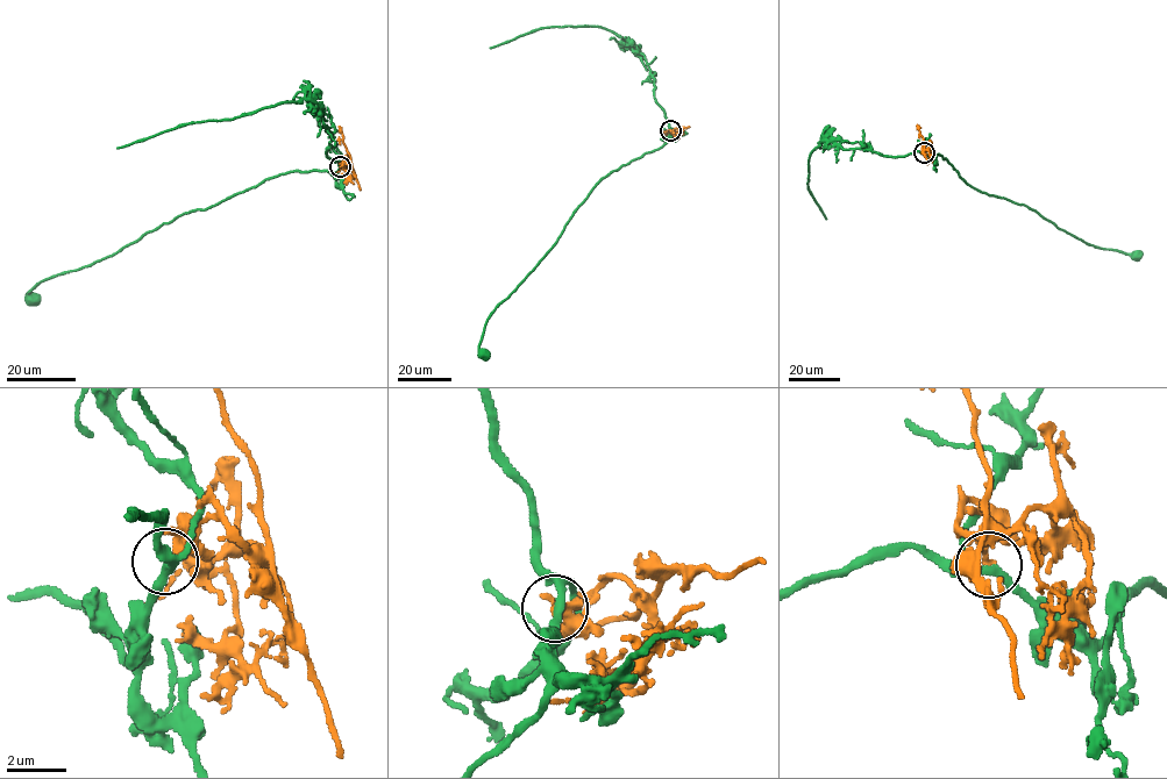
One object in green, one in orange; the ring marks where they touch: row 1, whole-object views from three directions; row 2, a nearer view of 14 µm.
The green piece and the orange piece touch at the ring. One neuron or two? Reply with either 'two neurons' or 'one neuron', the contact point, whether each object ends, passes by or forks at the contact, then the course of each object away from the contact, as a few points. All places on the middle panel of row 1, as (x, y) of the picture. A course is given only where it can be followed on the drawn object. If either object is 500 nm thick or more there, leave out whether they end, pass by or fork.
two neurons; place (670, 130); green forks; orange ends; course green (670, 130), (670, 138), (662, 145), (612, 171), (592, 188), (555, 245), (488, 319), (479, 345), (484, 355); course orange (670, 130), (678, 130), (663, 133)

